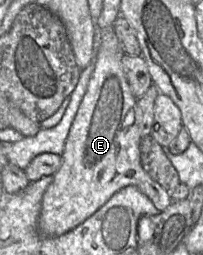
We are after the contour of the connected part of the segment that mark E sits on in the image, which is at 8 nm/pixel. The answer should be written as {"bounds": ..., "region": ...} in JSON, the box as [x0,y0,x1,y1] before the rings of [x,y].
{"bounds":[38,45,173,236],"region":[[[100,45],[97,51],[94,71],[65,142],[61,155],[62,164],[53,175],[53,181],[42,198],[38,229],[45,236],[60,236],[74,229],[92,216],[116,192],[129,185],[136,186],[160,212],[166,210],[173,202],[170,193],[154,181],[142,167],[140,160],[142,136],[136,116],[137,99],[131,91],[121,66],[123,55],[122,46],[119,52],[110,52]]]}

